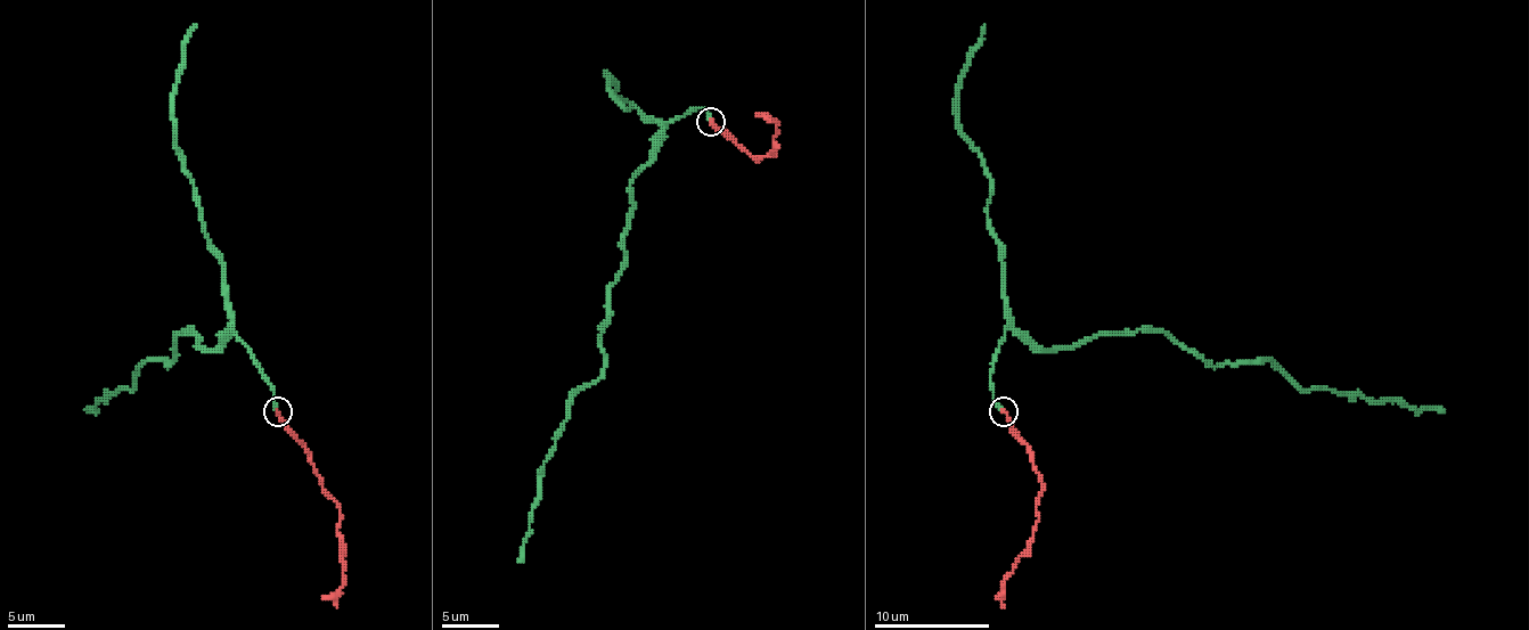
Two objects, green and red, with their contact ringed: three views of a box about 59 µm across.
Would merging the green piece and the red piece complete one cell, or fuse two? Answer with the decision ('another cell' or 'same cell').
same cell

